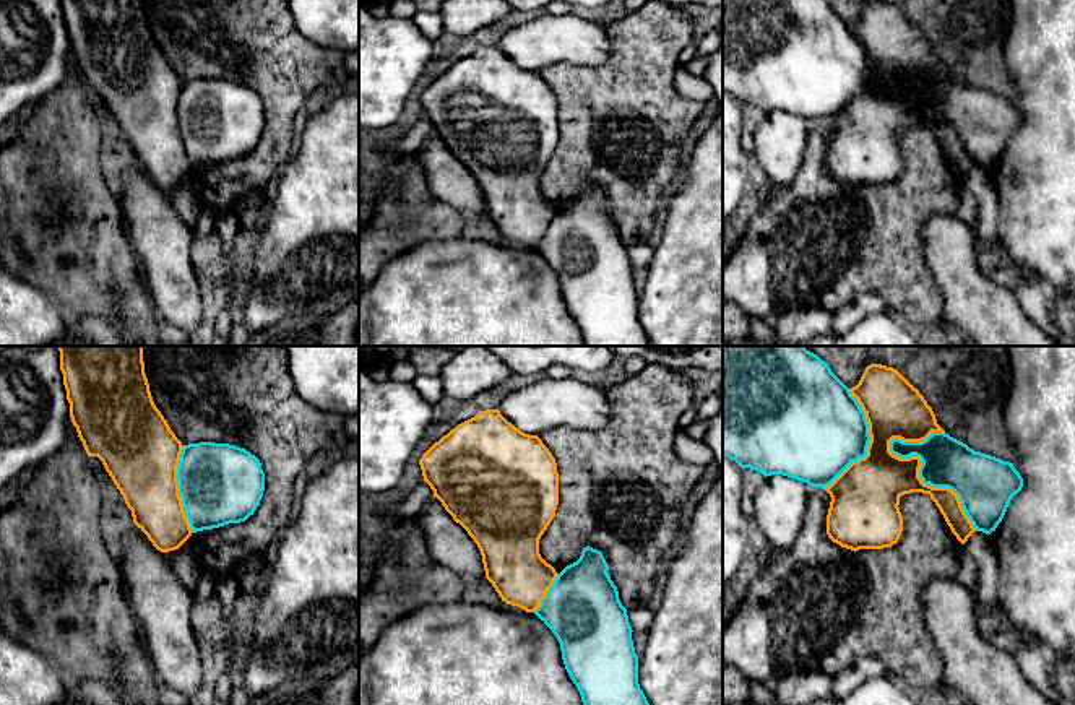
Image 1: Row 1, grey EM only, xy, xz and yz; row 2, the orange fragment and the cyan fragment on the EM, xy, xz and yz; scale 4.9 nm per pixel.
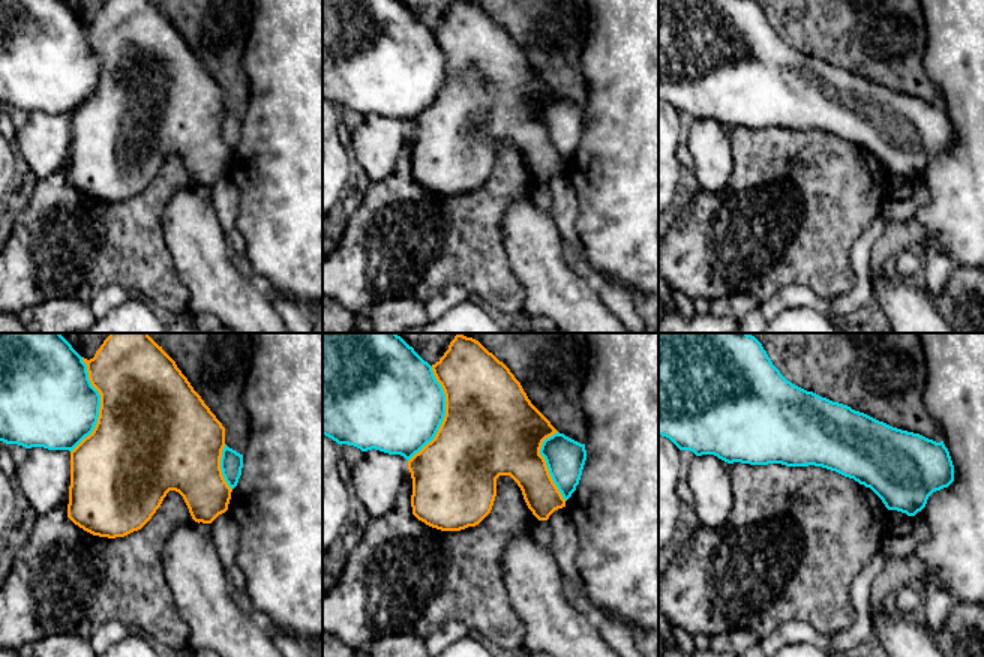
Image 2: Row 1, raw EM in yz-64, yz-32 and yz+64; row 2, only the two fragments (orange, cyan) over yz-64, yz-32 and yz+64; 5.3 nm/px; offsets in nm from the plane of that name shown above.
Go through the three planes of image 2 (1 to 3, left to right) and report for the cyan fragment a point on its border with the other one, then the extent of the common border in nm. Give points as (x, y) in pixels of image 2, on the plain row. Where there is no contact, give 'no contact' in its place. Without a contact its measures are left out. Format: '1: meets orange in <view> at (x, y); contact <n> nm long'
1: meets orange in yz-64 at (101, 69); contact 500 nm long
2: meets orange in yz-32 at (446, 78); contact 550 nm long
3: no contact

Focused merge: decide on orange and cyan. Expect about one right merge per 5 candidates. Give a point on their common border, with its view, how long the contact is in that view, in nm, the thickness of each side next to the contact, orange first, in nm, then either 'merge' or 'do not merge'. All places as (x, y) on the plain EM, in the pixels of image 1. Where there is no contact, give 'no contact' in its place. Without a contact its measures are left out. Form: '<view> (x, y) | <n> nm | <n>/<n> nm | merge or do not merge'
yz (923, 119) | 650 nm | 300/240 nm | do not merge

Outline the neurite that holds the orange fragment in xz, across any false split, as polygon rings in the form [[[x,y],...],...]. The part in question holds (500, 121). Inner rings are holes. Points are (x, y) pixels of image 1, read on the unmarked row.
[[[486,45],[458,60],[419,96],[424,117],[445,146],[477,180],[486,214],[502,237],[534,249],[557,214],[539,190],[539,175],[559,141],[557,99],[538,71],[508,58],[499,45]]]

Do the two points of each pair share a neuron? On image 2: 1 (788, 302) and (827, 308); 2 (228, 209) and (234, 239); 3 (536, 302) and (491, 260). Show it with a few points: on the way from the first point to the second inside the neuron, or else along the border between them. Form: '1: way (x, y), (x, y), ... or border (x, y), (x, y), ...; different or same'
1: way (797, 300), (818, 303); same
2: way (228, 216), (231, 231); same
3: border (507, 258), (524, 288), (524, 312); different

